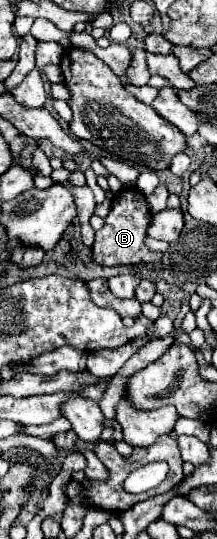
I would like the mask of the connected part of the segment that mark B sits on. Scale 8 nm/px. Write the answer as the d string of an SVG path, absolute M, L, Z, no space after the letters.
M127 186L119 190L117 196L113 198L111 212L105 218L105 226L95 232L95 244L91 246L93 260L101 266L119 266L119 264L137 266L137 264L147 264L147 262L159 262L163 258L163 252L153 252L145 246L149 222L151 222L151 212L139 188Z

